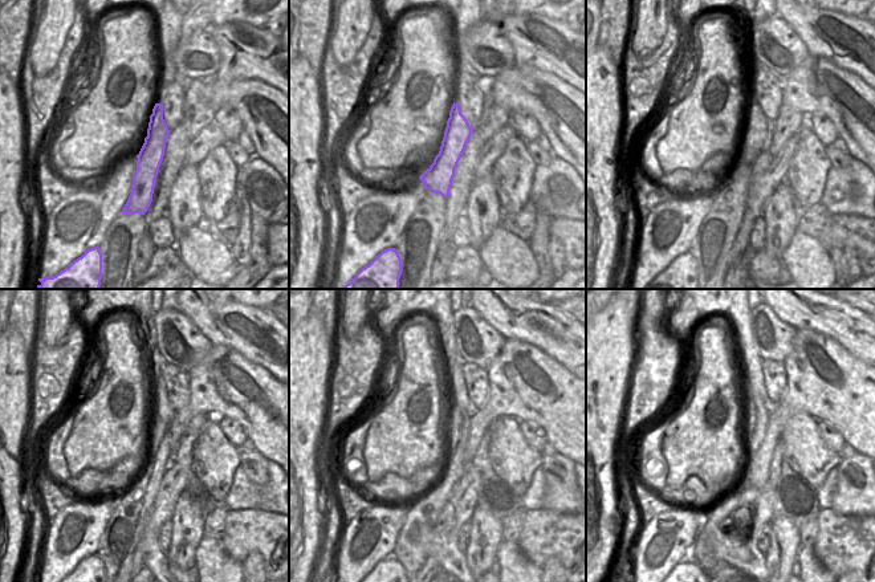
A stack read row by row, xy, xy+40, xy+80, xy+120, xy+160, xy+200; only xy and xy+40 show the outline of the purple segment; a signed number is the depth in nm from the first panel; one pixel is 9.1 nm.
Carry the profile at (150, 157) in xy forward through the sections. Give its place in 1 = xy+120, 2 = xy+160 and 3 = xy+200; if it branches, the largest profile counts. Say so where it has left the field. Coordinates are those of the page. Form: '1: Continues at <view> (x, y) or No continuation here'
1: Continues at xy+120 (162, 408)
2: Continues at xy+160 (454, 361)
3: Continues at xy+200 (751, 361).

